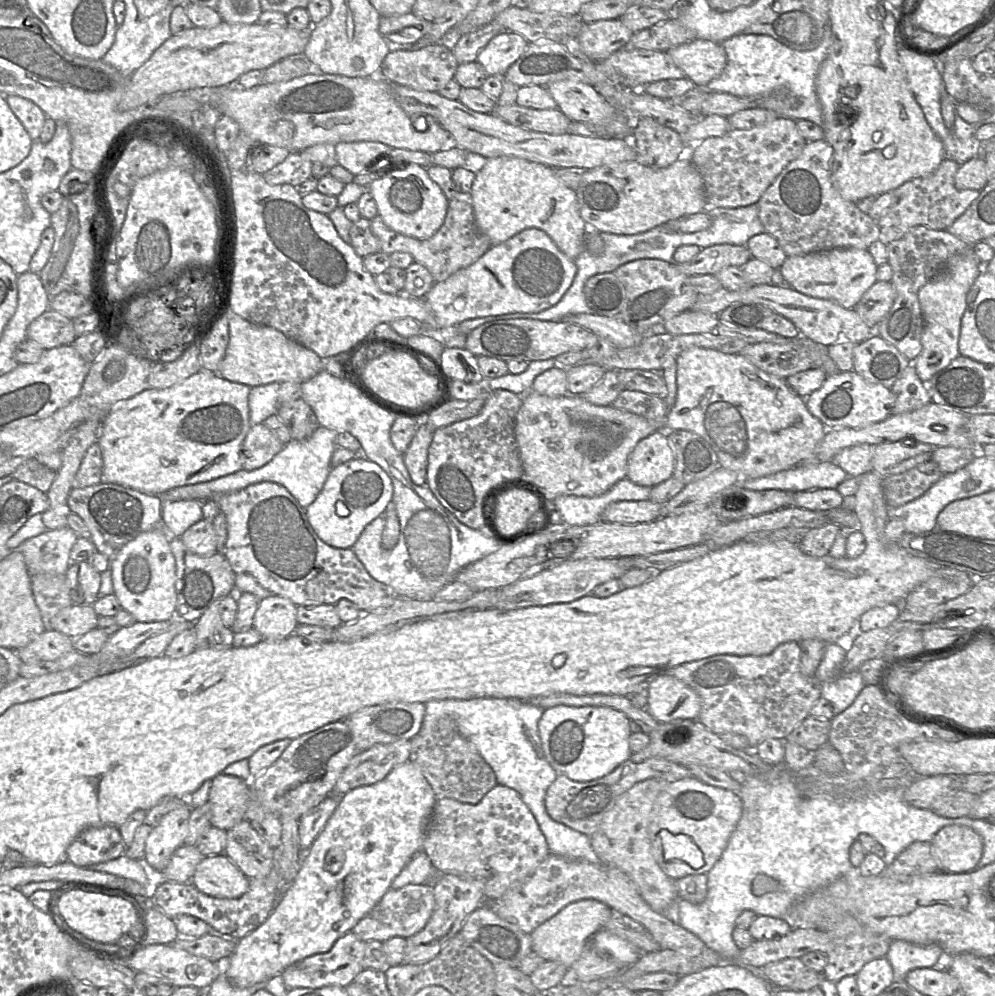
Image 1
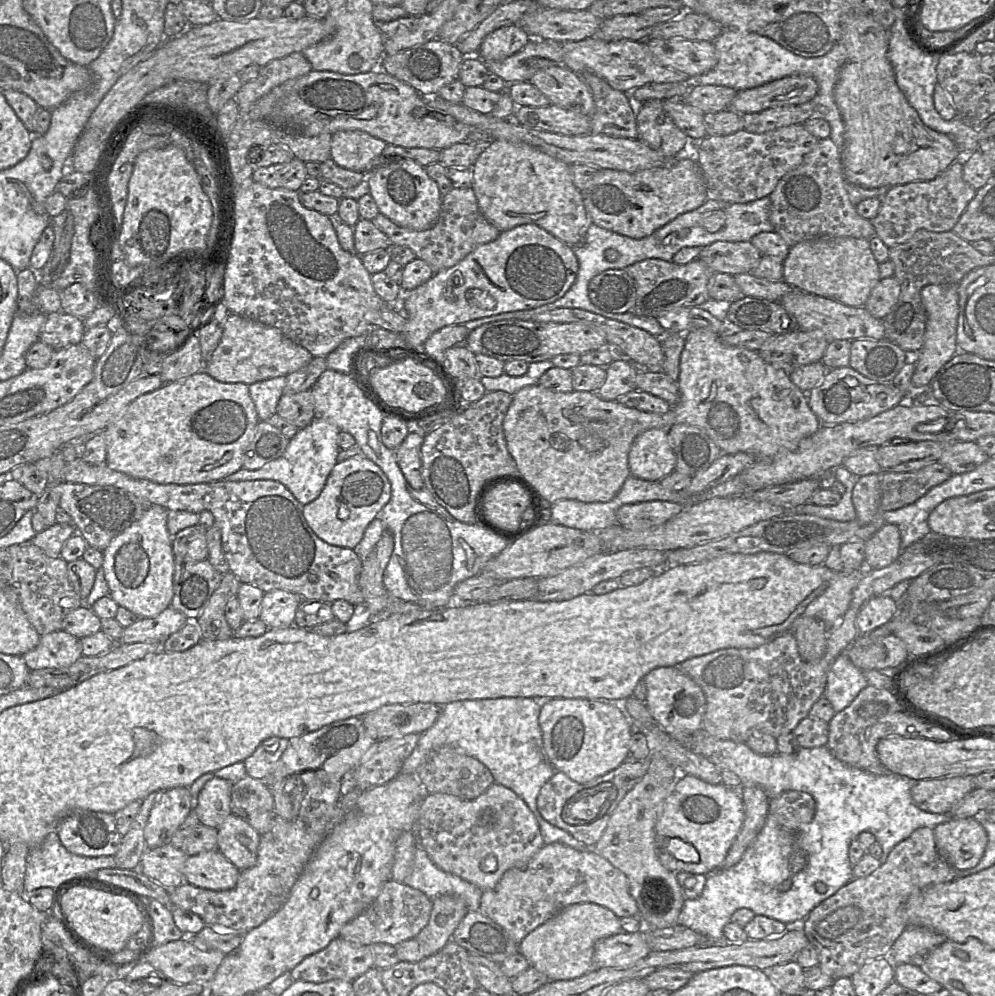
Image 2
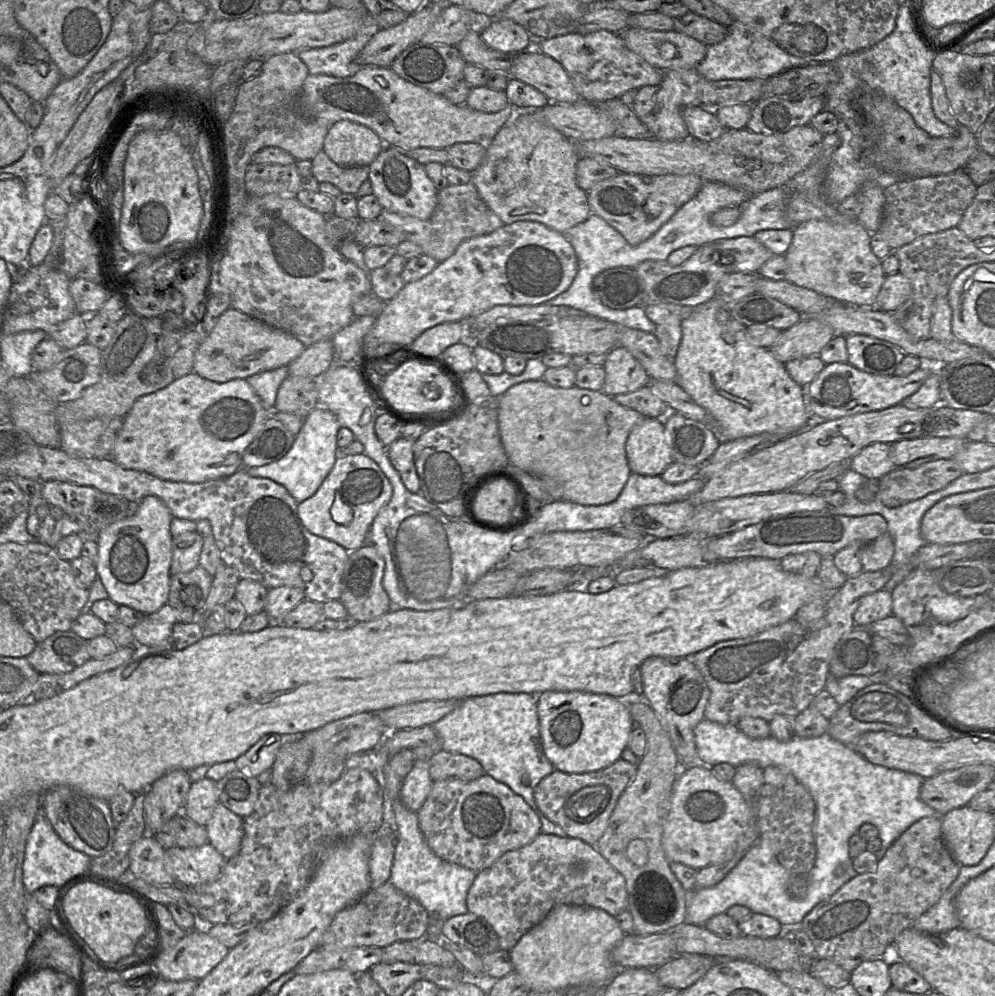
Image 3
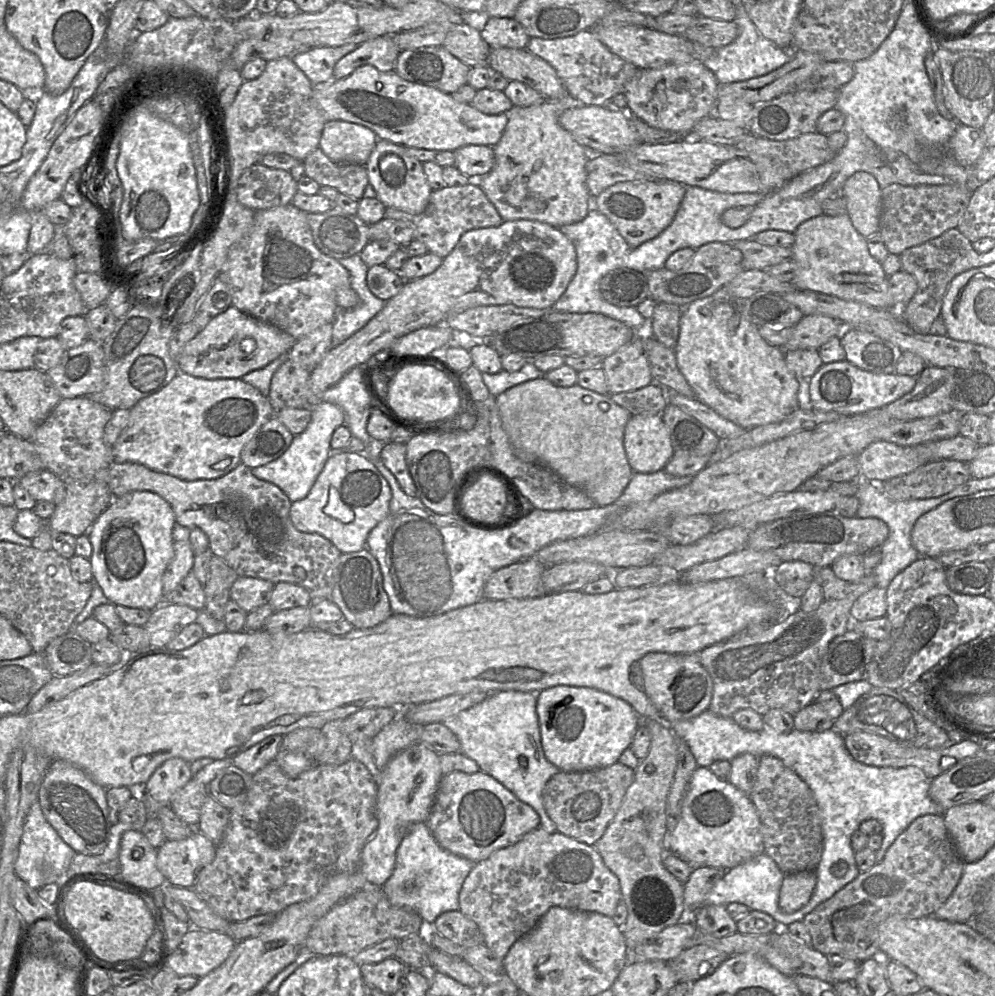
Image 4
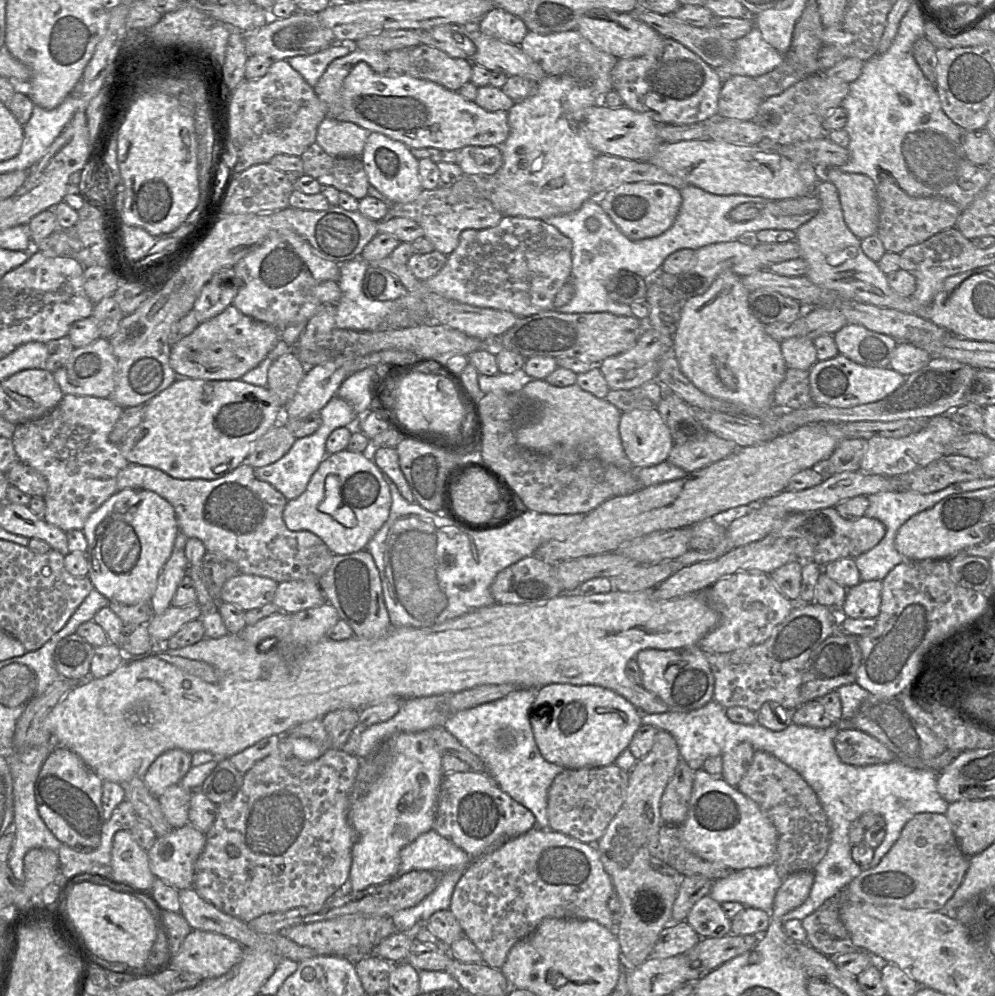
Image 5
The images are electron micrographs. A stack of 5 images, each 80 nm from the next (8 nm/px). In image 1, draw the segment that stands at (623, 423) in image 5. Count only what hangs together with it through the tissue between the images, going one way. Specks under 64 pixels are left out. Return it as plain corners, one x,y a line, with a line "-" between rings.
656,431
633,449
628,460
627,478
647,487
654,487
672,477
675,456
666,432

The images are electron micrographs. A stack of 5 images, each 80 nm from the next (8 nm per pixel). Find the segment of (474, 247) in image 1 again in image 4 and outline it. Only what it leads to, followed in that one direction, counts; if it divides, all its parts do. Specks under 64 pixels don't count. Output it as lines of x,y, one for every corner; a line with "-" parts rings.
470,180
462,186
445,186
432,190
429,204
420,214
412,215
389,207
386,208
384,218
412,222
415,239
423,242
430,253
442,259
450,254
464,233
474,229
498,227
504,222
475,180

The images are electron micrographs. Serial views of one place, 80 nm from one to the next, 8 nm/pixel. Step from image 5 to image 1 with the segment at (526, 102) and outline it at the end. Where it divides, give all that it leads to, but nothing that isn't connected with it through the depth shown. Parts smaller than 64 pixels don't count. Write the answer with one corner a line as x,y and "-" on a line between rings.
511,156
476,158
475,161
480,159
482,162
472,163
475,179
471,196
476,224
488,236
491,244
503,243
525,229
536,228
544,231
568,258
575,260
585,249
588,231
587,224
580,215
575,191
557,178
552,167
544,164

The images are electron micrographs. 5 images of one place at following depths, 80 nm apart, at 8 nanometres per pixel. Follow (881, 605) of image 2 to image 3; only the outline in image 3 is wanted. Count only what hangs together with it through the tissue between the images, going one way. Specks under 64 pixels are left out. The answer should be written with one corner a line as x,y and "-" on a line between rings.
879,590
863,597
853,615
858,627
867,627
871,623
892,615
893,601
891,592

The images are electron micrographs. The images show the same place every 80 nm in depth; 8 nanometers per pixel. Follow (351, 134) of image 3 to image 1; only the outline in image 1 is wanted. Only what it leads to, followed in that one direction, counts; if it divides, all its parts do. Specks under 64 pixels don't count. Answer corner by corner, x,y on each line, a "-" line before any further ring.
373,141
340,142
334,147
338,164
354,176
365,172
386,172
393,167
390,159
386,159
392,147
386,144

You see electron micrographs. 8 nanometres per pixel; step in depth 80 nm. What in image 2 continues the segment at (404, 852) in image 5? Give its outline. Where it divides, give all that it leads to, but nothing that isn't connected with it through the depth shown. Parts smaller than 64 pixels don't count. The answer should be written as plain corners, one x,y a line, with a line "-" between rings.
420,846
416,847
412,869
404,878
403,884
422,891
430,899
455,895
465,901
469,911
480,908
483,890
437,867

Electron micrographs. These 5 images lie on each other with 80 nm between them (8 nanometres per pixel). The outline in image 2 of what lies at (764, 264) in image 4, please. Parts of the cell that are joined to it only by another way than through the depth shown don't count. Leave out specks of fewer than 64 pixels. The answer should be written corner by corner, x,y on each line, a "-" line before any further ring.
716,241
702,248
698,256
713,273
731,275
751,274
762,257
751,241

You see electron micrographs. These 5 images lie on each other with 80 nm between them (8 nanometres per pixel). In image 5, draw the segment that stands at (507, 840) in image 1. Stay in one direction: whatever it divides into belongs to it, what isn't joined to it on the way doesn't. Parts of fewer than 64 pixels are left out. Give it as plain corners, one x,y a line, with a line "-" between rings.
470,770
444,775
433,830
473,859
492,852
505,841
526,834
536,826
534,814
502,790
488,773

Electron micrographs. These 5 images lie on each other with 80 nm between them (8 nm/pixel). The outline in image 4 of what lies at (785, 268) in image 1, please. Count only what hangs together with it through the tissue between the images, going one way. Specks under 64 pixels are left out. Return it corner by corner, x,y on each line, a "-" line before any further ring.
821,214
806,220
795,231
795,242
791,247
792,260
797,265
792,282
801,290
812,290
846,301
859,302
876,309
894,309
889,291
888,276
881,263
875,260
867,248
867,239
853,227
848,214
828,216

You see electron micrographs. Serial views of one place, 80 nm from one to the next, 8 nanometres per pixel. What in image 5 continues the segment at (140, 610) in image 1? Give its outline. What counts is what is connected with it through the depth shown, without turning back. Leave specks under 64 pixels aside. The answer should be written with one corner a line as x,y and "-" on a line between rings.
123,489
115,492
97,510
90,514
82,529
87,539
88,578
95,589
108,600
133,605
150,601
160,571
174,549
179,526
172,505
153,491

